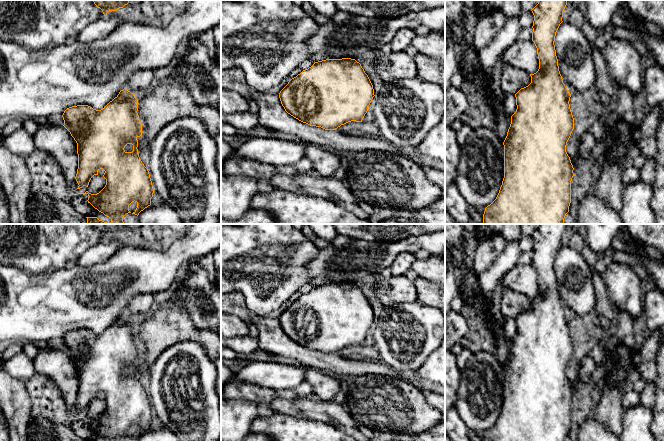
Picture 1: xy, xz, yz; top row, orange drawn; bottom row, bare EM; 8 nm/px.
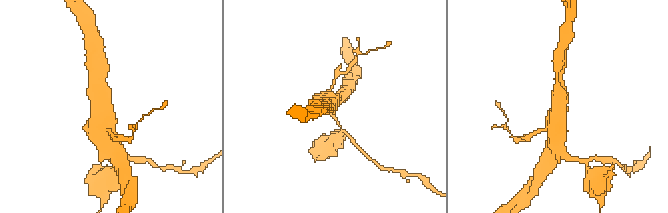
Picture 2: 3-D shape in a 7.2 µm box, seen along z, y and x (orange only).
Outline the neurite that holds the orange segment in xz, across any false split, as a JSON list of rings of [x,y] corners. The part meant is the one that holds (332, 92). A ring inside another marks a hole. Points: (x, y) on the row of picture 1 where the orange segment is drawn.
[[[351,58],[315,62],[279,93],[288,114],[325,130],[351,121],[362,122],[374,96],[368,75]]]

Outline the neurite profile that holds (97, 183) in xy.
[[[94,175],[87,187],[87,191],[91,194],[99,193],[106,185],[106,179],[101,175]]]

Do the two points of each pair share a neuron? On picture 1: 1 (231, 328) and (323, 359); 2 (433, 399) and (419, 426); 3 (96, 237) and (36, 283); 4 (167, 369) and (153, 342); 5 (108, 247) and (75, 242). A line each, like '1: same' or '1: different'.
1: different
2: different
3: different
4: different
5: different

